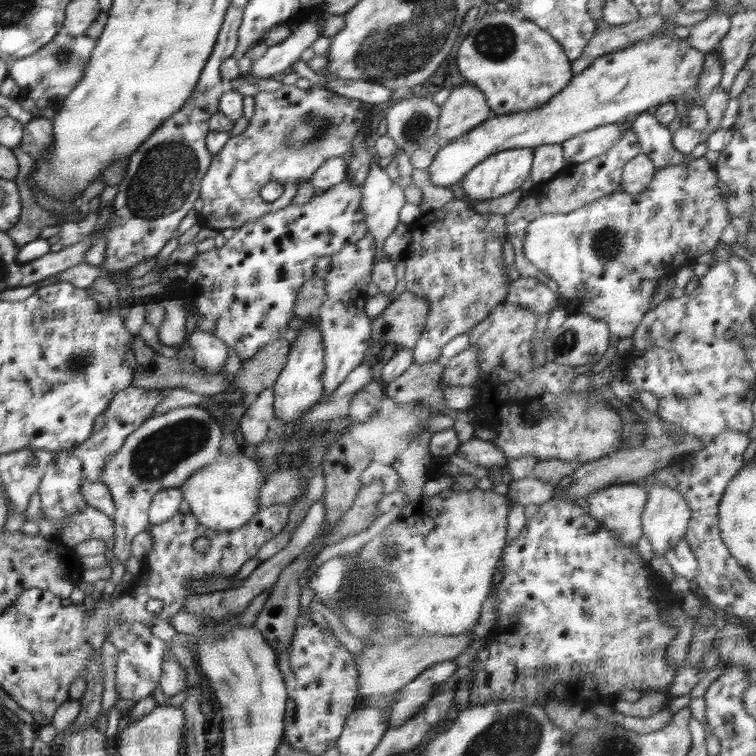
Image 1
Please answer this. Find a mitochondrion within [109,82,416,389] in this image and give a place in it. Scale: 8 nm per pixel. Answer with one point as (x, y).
(162, 182)

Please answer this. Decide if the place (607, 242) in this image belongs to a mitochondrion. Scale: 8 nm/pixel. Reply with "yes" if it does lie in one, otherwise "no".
yes

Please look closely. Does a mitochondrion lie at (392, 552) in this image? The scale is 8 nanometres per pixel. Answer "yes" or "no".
yes

